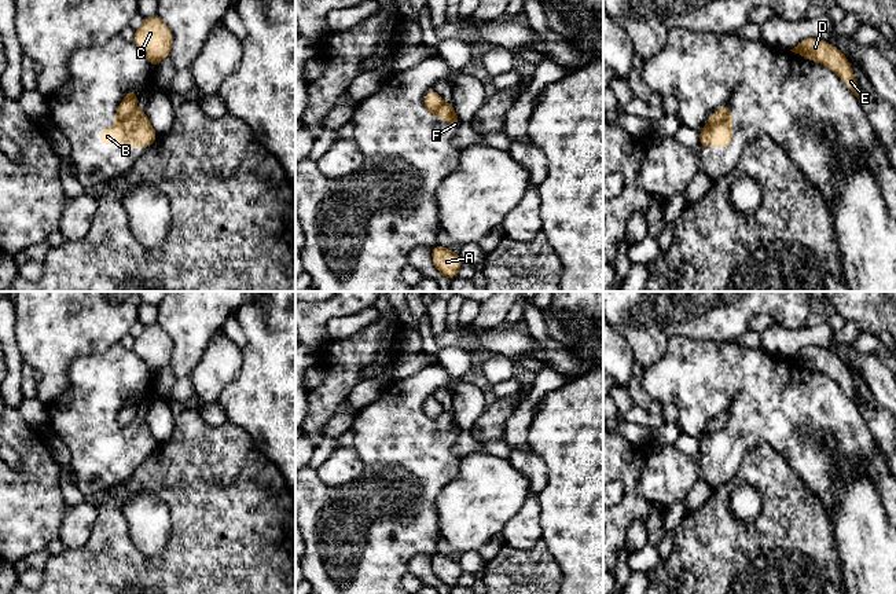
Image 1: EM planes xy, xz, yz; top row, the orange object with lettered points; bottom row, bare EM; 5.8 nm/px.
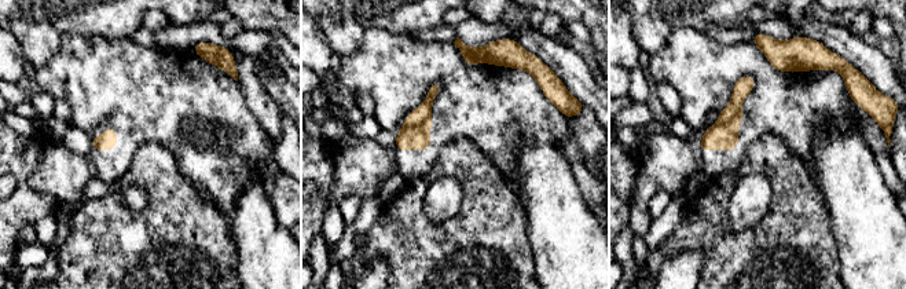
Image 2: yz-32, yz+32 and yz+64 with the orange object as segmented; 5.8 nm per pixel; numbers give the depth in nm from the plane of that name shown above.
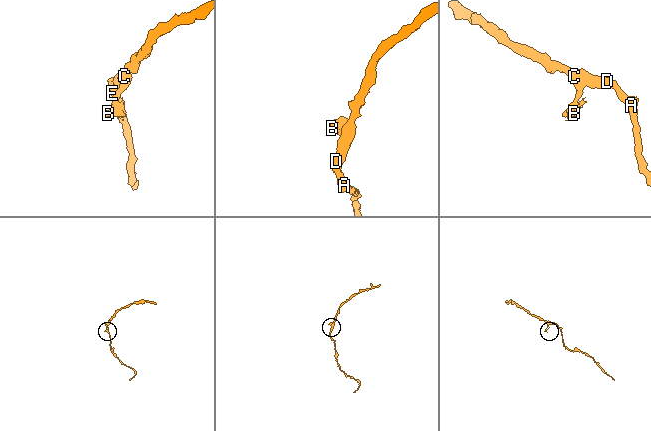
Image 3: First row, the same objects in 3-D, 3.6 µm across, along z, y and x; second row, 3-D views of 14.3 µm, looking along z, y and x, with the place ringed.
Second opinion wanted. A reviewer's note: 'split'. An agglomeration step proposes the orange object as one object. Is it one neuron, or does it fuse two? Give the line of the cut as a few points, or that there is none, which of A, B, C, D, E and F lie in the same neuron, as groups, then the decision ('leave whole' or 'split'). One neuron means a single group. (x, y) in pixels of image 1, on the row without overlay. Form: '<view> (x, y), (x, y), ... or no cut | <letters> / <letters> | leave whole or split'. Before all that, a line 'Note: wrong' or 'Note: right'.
Note: right
yz (729, 417), (719, 428), (709, 429) | A C D E / B F | split

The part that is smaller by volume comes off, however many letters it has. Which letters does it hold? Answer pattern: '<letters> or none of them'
B, F

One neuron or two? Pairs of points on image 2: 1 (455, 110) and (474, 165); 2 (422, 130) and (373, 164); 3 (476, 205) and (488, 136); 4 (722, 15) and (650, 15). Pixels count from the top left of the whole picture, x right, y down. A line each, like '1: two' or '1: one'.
1: two
2: two
3: two
4: one

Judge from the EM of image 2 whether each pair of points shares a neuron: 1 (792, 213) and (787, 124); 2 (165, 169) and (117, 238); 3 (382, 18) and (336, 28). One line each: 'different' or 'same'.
1: different
2: same
3: same

